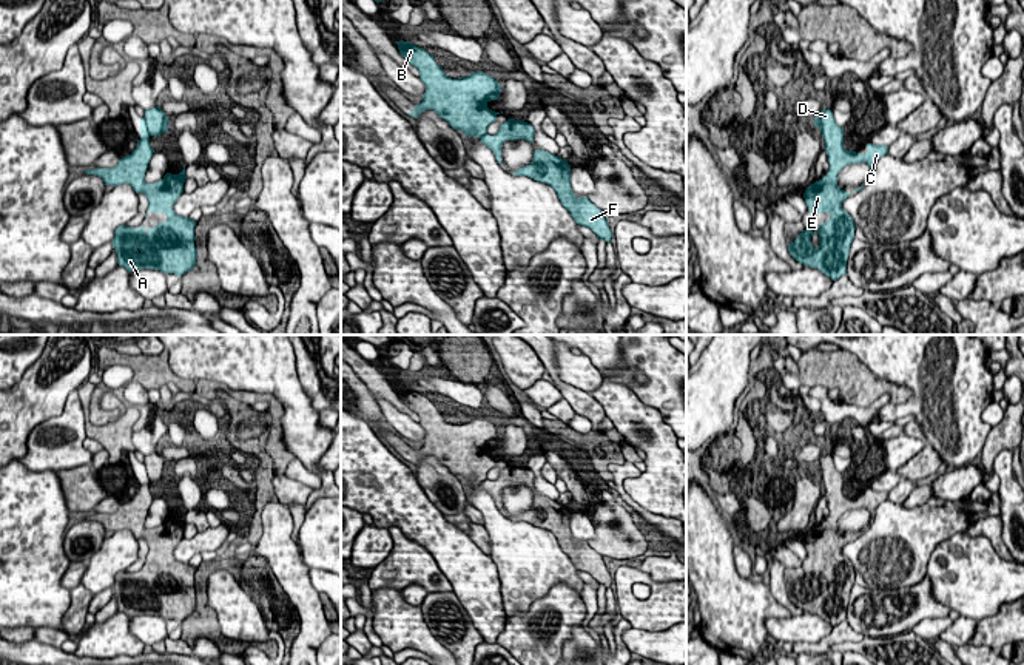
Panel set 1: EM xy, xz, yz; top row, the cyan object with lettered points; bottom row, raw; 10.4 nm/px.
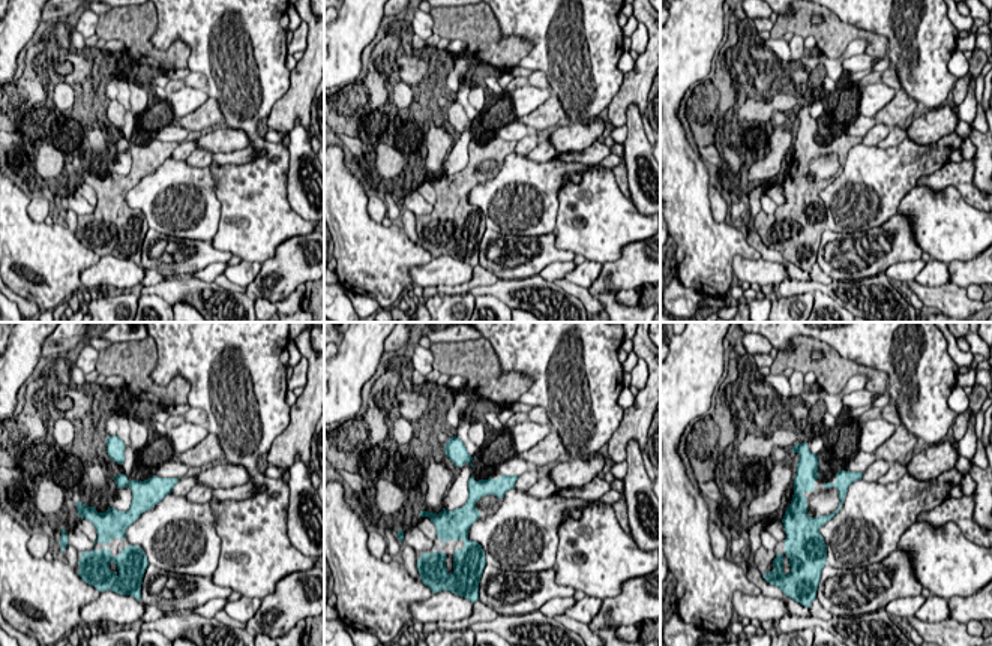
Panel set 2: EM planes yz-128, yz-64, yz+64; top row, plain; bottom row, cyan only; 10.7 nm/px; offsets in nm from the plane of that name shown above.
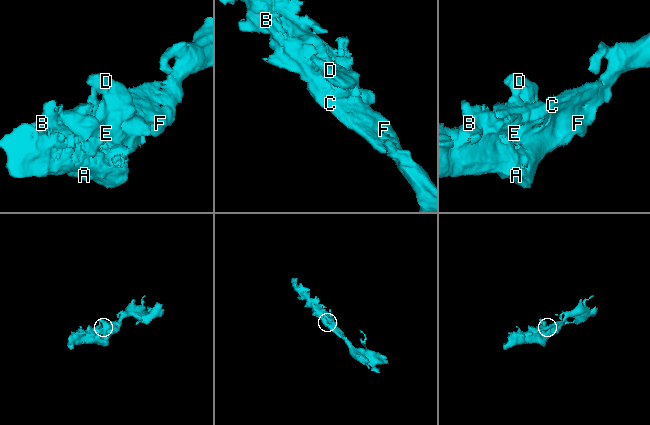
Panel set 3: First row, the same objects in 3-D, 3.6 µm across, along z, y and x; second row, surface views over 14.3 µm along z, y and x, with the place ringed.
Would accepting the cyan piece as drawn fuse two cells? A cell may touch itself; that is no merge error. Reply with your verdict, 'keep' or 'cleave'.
keep

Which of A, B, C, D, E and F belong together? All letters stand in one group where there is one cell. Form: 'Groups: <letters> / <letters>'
Groups: A B C D E F

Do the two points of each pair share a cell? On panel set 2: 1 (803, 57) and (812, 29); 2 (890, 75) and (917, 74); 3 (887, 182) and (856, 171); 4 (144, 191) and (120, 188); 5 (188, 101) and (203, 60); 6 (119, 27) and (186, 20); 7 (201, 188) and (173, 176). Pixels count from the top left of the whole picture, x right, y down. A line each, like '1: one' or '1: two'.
1: two
2: two
3: one
4: two
5: two
6: two
7: one

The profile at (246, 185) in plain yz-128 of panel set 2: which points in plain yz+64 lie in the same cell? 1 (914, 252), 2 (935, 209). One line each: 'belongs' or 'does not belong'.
1: does not belong
2: belongs

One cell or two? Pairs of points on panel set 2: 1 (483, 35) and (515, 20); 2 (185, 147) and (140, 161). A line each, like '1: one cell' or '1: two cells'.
1: two cells
2: two cells

